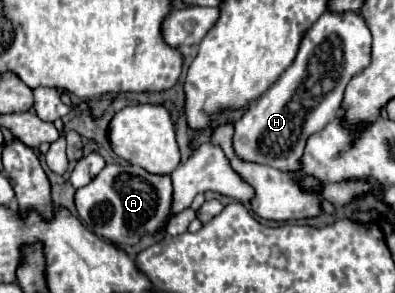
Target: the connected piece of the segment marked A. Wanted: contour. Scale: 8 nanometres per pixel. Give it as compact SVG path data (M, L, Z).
M108 164L88 186L76 190L76 210L88 230L112 244L130 248L146 234L156 234L170 212L172 180L168 174L150 174L132 164Z

